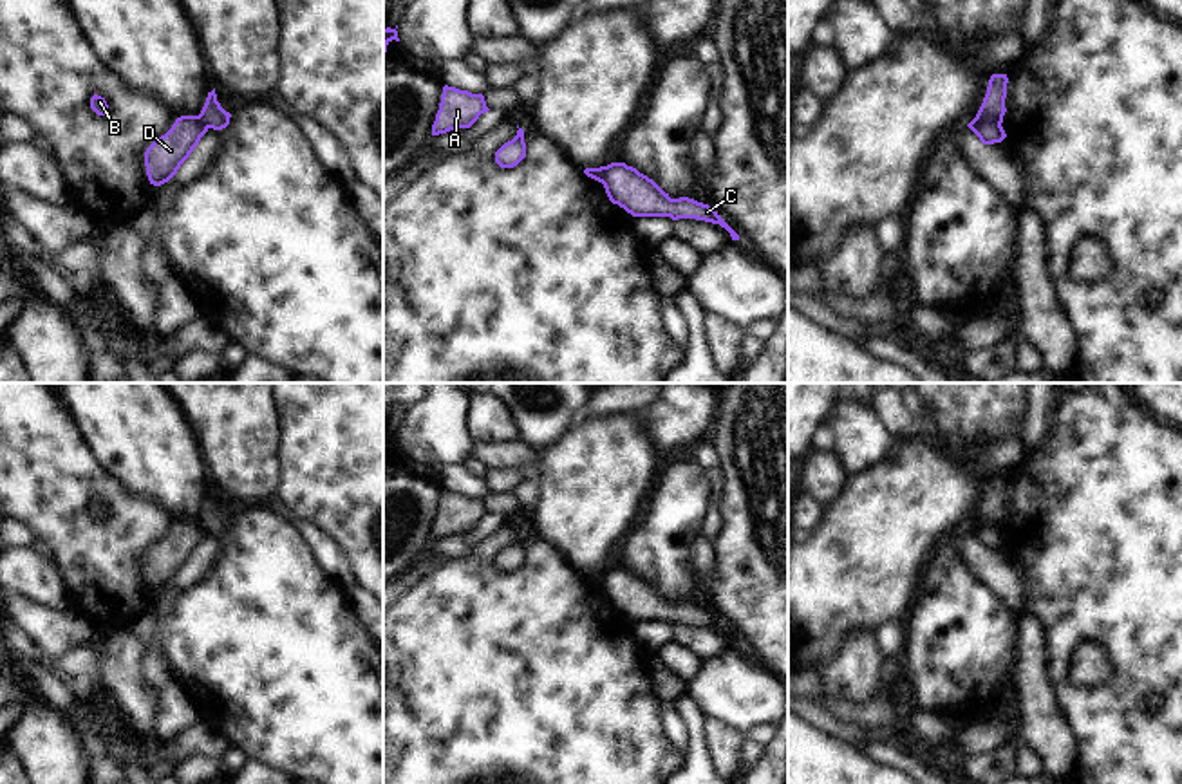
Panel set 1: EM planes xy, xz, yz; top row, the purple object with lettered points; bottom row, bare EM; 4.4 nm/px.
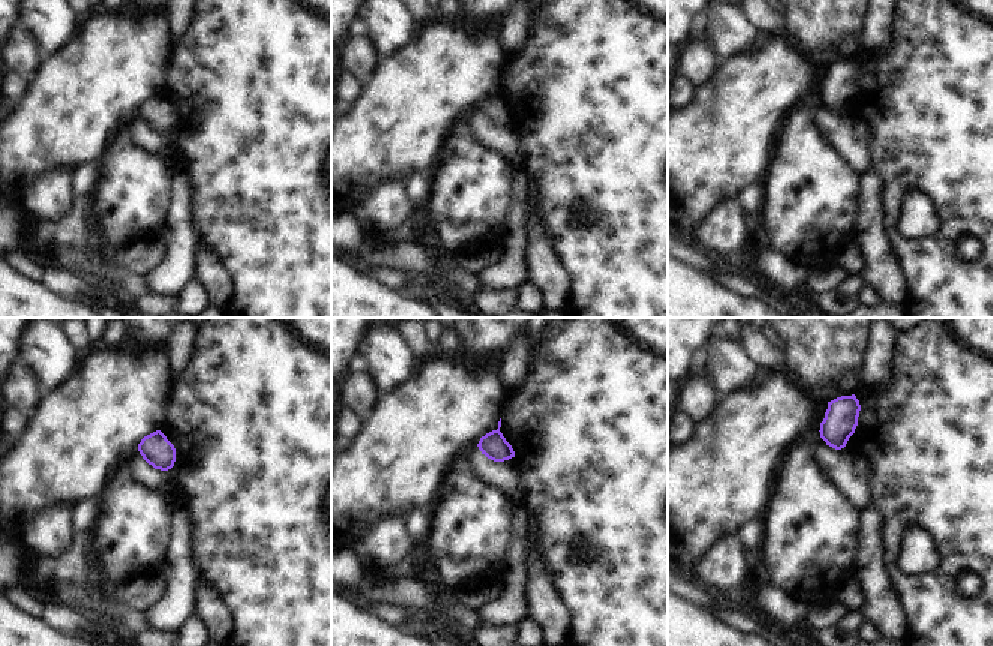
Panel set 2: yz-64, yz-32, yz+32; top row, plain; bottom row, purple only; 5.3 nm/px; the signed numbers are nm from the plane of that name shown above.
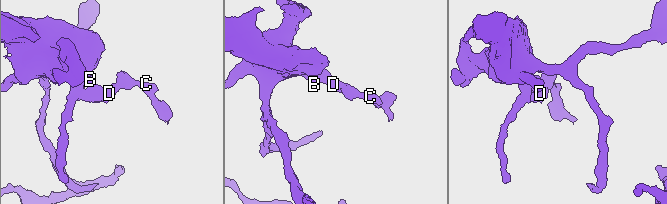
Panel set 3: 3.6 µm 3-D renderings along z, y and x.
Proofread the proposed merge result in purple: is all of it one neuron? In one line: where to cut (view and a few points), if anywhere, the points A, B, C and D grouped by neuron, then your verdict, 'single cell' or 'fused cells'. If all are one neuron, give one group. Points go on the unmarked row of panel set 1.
cut yz (976, 519), (1000, 530); groups A B D / C; fused cells

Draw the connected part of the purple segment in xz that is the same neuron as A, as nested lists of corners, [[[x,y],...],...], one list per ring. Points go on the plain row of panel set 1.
[[[443,491],[443,500],[436,526],[432,529],[432,540],[446,538],[457,533],[470,533],[481,518],[488,517],[484,500],[459,495],[455,491]]]

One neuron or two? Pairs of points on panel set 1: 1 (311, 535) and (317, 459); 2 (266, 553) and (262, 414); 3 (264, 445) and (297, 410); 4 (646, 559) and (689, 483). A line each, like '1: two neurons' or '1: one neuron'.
1: two neurons
2: two neurons
3: two neurons
4: one neuron

